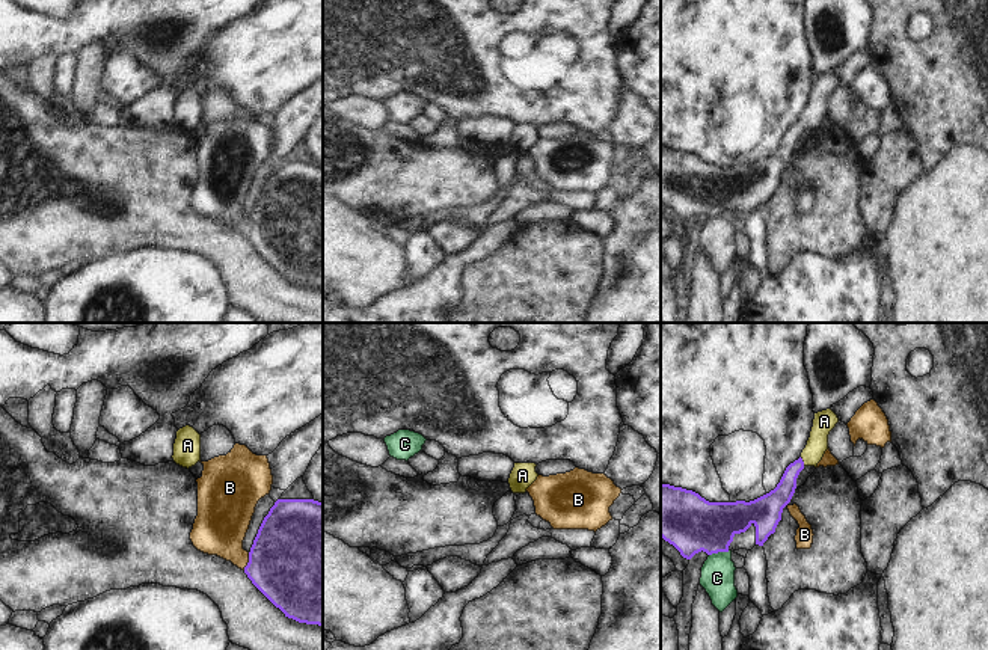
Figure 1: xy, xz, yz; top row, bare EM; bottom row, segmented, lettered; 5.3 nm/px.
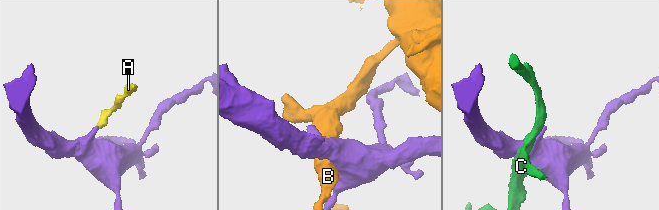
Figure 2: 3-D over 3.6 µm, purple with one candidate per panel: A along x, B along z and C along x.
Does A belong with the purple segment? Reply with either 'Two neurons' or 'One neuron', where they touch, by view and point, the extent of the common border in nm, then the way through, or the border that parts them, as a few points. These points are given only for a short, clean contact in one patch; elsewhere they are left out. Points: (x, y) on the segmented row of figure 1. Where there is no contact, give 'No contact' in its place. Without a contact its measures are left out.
One neuron. Touches purple at yz (803, 462). Shared border 50 nm. Path across: yz (780, 496), (789, 475), (803, 462), (815, 450), (824, 421)

